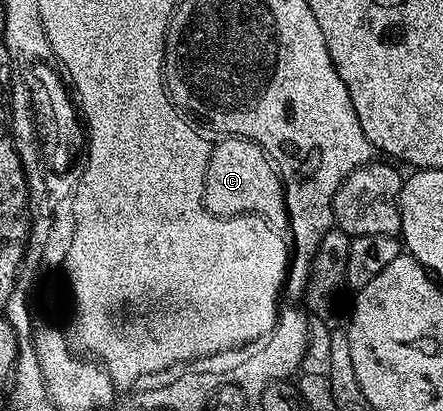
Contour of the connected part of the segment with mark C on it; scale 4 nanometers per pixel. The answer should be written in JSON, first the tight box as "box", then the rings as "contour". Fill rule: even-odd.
{"box":[205,137,280,217],"contour":[[[223,137],[210,152],[208,170],[205,172],[205,206],[213,216],[234,217],[238,215],[263,216],[264,210],[280,210],[278,182],[260,156],[263,149],[242,137]]]}

